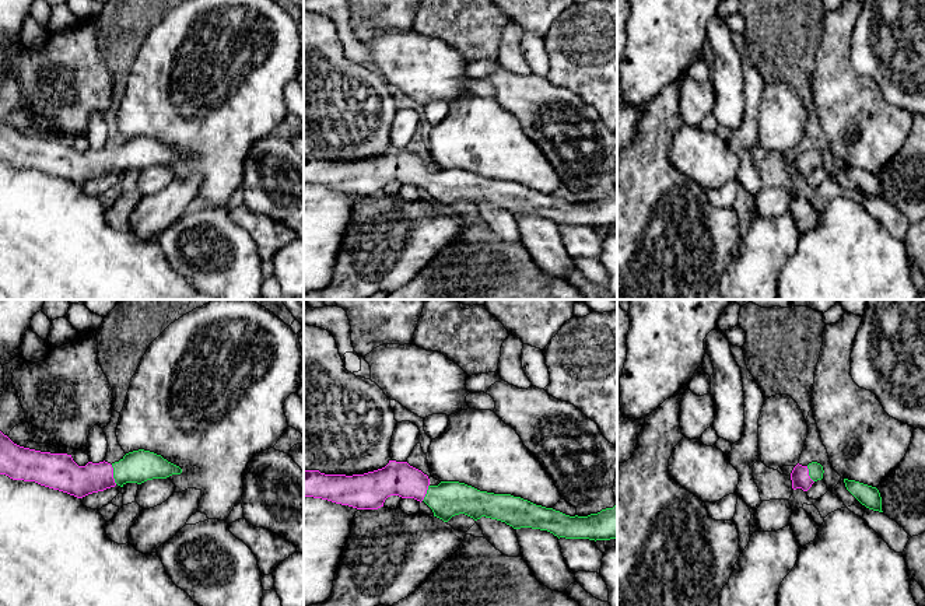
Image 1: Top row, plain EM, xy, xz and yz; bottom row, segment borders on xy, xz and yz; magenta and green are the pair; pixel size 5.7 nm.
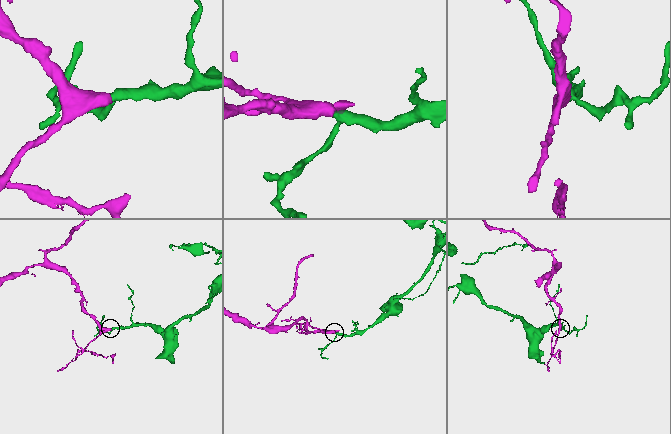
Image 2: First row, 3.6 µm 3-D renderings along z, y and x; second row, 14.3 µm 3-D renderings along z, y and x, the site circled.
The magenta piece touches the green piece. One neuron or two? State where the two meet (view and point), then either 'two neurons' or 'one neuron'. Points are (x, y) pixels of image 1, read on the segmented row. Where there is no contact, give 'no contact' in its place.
xy (112, 475) | one neuron

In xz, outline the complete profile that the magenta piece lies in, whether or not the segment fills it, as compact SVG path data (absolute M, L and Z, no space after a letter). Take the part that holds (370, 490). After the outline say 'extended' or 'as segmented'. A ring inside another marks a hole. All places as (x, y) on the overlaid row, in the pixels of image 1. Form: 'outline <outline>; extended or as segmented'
outline M389 460L382 469L353 476L304 470L304 495L357 509L378 509L388 497L399 495L424 501L444 522L465 514L474 521L481 516L497 519L514 529L547 530L558 539L617 537L617 504L588 516L570 516L521 497L480 491L459 481L431 486L428 476L407 462Z; extended

